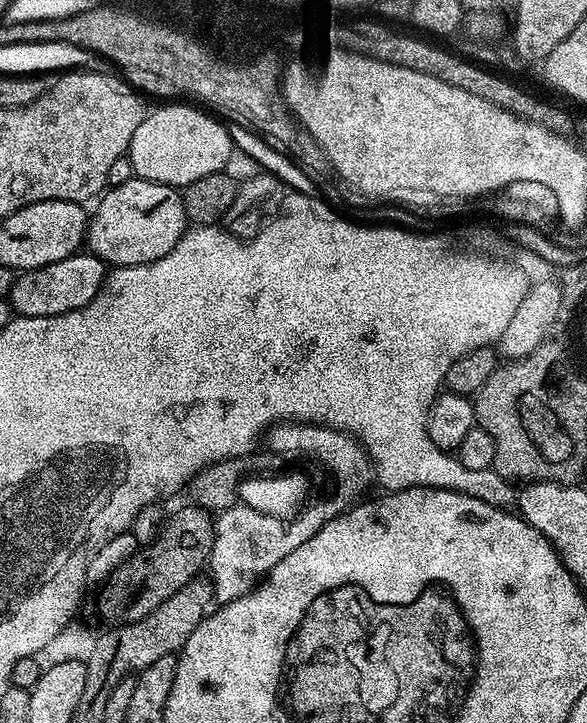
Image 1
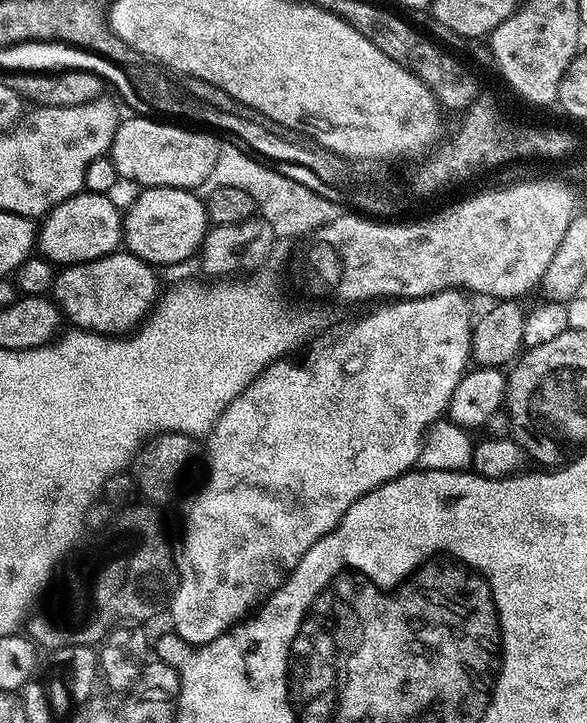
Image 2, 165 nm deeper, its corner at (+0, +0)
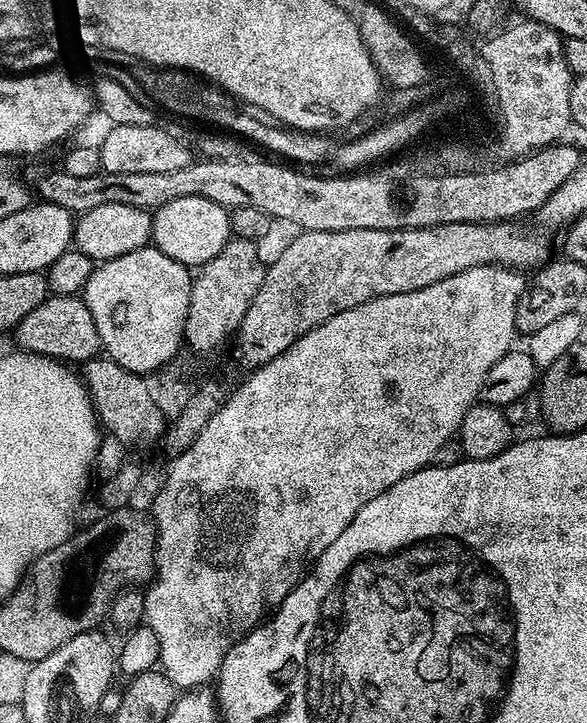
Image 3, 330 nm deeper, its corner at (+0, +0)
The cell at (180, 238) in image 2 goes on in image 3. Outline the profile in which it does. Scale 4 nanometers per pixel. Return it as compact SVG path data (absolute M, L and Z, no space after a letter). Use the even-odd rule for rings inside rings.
M174 198L174 202L166 202L166 206L152 213L151 243L166 258L174 258L189 266L199 266L210 262L219 254L228 241L233 239L232 218L229 209L218 202L210 202L210 198Z

